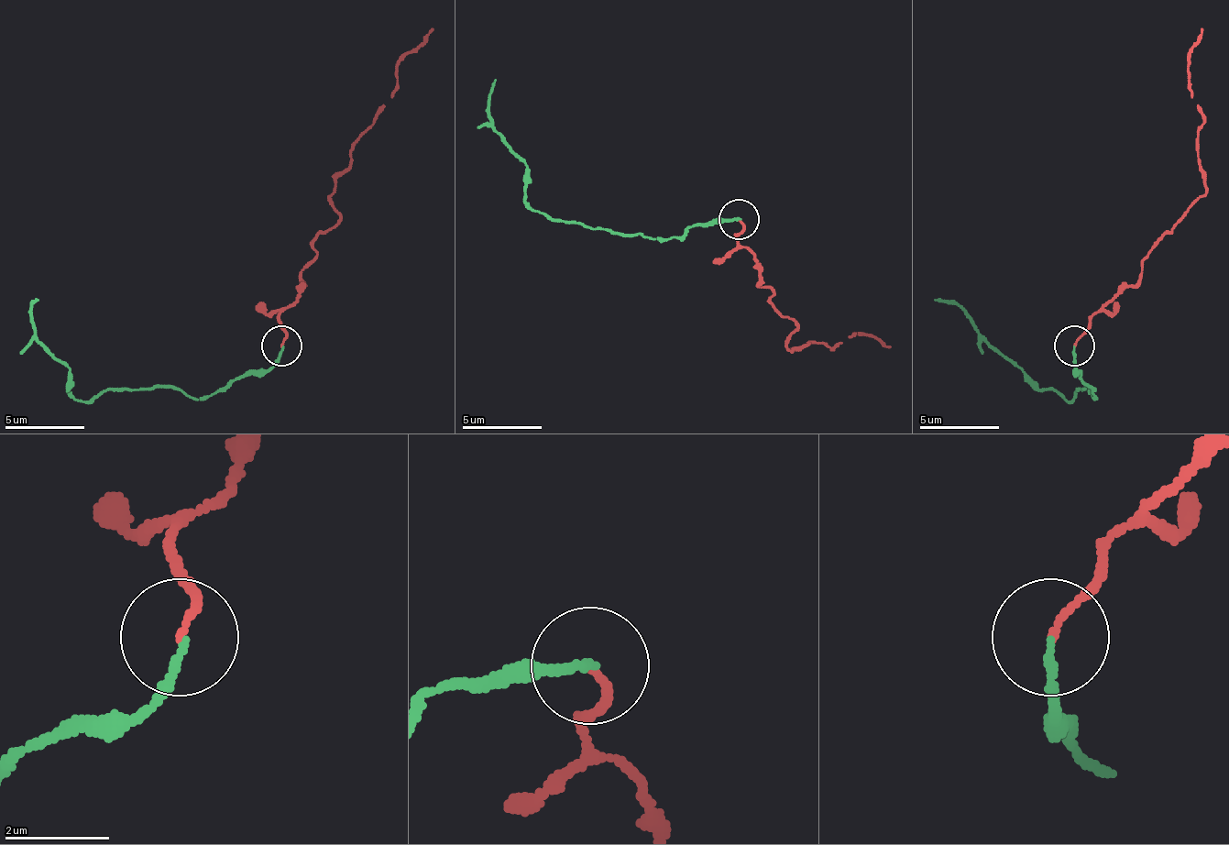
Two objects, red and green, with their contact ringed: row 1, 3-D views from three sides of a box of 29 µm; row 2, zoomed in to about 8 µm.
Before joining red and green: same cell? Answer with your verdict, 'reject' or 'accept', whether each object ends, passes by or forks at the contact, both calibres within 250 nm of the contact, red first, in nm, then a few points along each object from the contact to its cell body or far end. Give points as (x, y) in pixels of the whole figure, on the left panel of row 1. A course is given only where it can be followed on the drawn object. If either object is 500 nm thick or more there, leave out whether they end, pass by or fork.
accept | red ends | green ends | 140/130 nm | red via (280, 345), (280, 312), (301, 292), (312, 241), (340, 217), (332, 205), (352, 141), (432, 29) | green via (280, 348), (268, 368), (208, 397), (109, 389), (81, 400), (69, 392), (69, 368), (33, 324), (37, 301)

